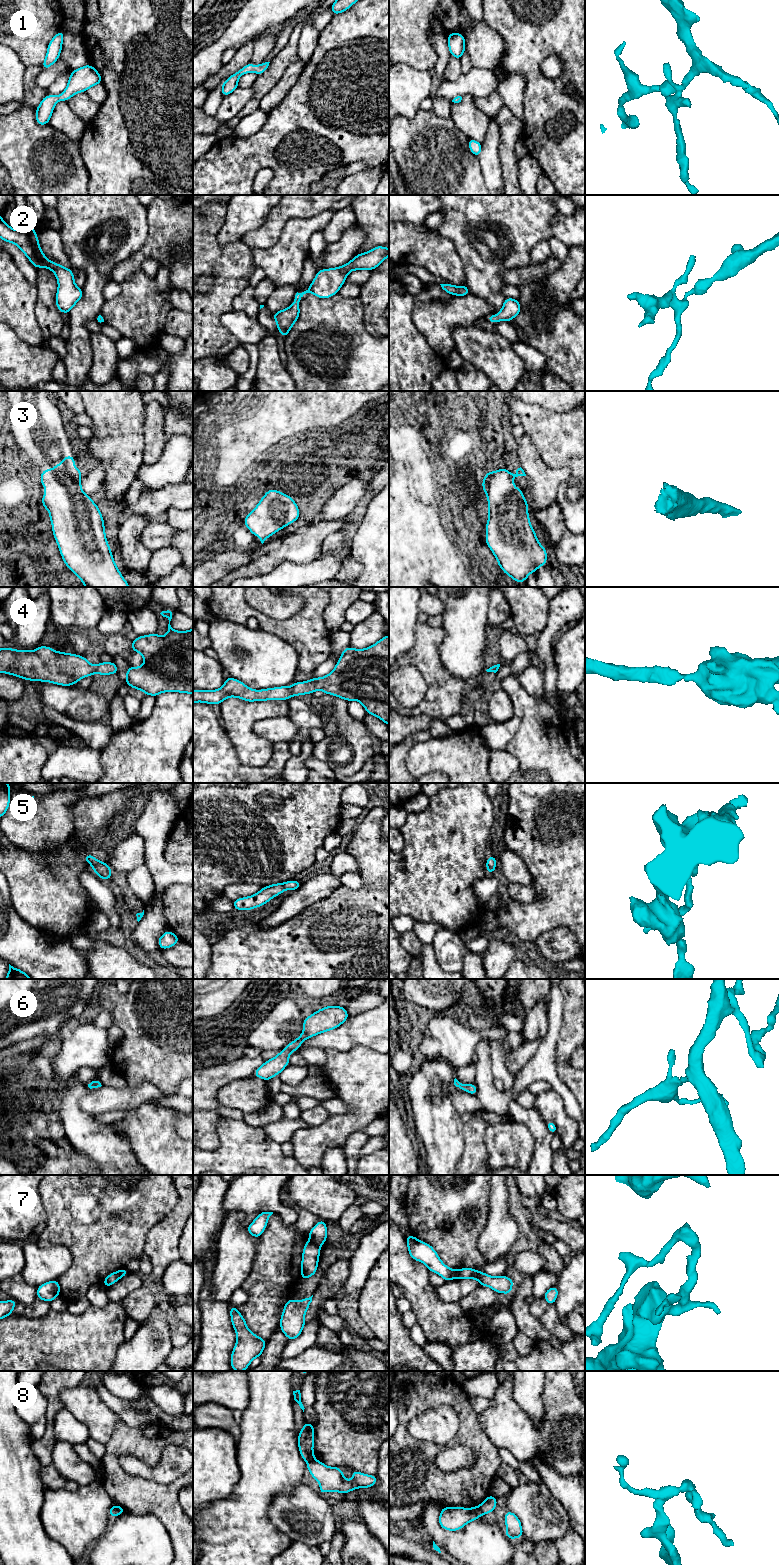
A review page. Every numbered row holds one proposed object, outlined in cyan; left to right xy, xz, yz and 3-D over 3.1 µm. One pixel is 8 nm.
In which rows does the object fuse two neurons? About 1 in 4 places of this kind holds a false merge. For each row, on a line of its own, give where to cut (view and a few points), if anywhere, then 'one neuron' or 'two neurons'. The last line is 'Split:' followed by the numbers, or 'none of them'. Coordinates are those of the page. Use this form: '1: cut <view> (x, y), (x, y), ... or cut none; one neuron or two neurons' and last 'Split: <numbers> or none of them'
1: cut none; one neuron
2: cut none; one neuron
3: cut none; one neuron
4: cut none; one neuron
5: cut none; one neuron
6: cut none; one neuron
7: cut xz (311, 1238), (320, 1246); two neurons
8: cut yz (478, 1506), (482, 1513); two neurons
Split: 7, 8

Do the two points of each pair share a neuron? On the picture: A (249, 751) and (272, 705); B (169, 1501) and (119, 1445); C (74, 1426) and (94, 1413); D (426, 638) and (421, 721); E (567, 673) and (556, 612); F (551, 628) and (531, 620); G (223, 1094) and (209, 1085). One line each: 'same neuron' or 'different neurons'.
A: same neuron
B: same neuron
C: different neurons
D: different neurons
E: different neurons
F: different neurons
G: different neurons

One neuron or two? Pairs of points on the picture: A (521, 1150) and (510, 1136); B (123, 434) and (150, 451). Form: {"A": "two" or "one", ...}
{"A": "one", "B": "two"}

